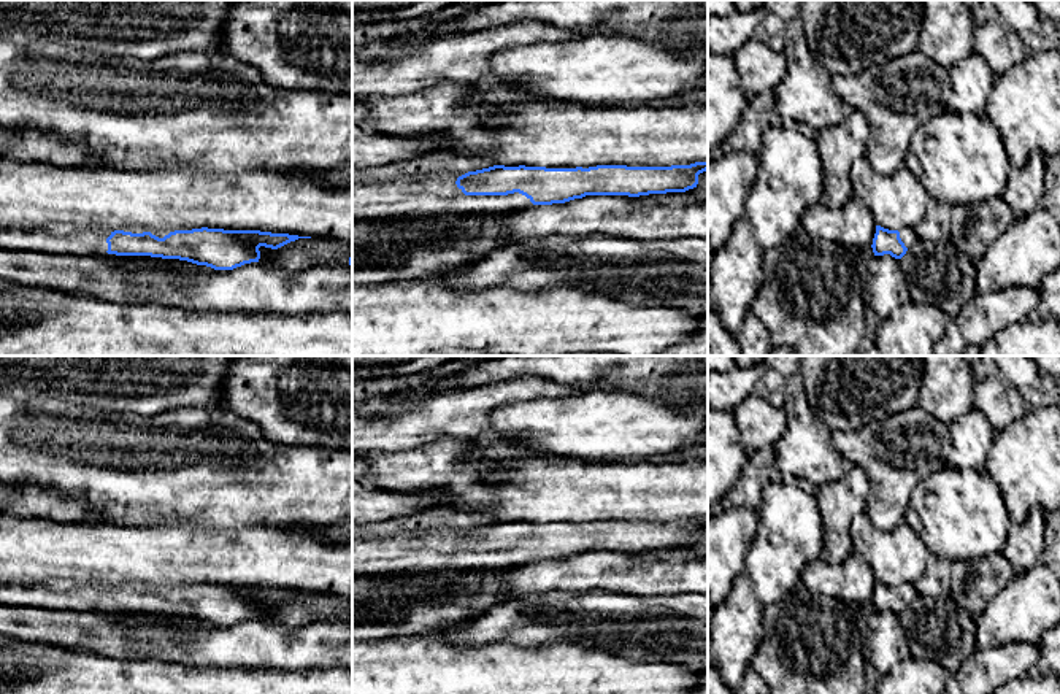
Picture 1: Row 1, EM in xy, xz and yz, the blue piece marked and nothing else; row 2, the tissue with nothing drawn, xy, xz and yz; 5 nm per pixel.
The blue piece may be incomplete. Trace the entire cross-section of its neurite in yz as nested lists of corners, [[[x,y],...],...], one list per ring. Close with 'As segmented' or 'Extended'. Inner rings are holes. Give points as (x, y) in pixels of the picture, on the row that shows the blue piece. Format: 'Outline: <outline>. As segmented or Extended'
Outline: [[[876,226],[871,248],[874,256],[890,254],[895,259],[901,259],[917,240],[916,230],[911,227],[889,230]]]. Extended

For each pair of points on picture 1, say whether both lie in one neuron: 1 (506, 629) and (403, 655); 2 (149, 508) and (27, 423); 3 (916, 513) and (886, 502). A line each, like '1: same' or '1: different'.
1: different
2: same
3: different

